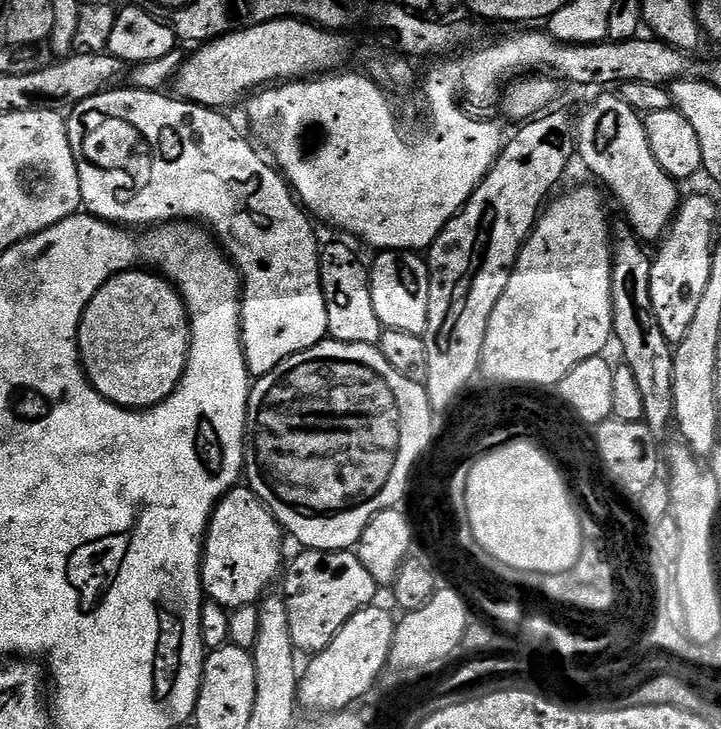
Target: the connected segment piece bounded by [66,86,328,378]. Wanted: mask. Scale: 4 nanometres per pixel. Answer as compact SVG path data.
M116 86L111 90L98 93L97 96L86 98L81 104L75 105L66 116L70 146L78 166L80 202L83 211L87 215L97 216L99 220L104 220L107 224L117 226L136 226L132 224L159 226L177 220L195 220L207 225L211 235L218 241L219 247L223 249L228 259L232 261L236 271L240 274L240 283L242 285L240 340L244 344L244 361L248 367L249 377L259 378L270 374L270 370L274 370L274 366L278 366L286 358L290 358L302 350L310 350L310 346L321 344L328 336L326 298L322 294L322 282L320 281L320 250L322 244L321 241L316 241L316 232L312 229L313 221L310 219L309 213L302 207L299 199L294 195L288 181L267 159L264 161L256 153L257 145L251 139L248 141L224 117L227 115L223 111L215 108L203 108L200 104L193 104L192 101L183 98L171 100L170 97L164 96L168 94L165 94L163 91L144 92L141 88L120 87Z

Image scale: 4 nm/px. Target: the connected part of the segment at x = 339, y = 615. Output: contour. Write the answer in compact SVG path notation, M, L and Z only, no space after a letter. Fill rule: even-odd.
M317 548L300 550L300 553L287 565L283 577L284 605L286 619L290 622L290 638L297 653L315 654L326 650L330 642L358 614L360 608L367 608L378 592L374 578L366 571L366 566L356 557L355 551L323 552Z

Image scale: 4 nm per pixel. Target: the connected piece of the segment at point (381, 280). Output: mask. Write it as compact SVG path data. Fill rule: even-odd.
M381 251L376 261L370 264L370 279L372 281L372 297L374 298L374 314L378 314L384 328L406 330L406 334L423 336L426 322L430 314L430 278L428 265L423 255L416 252Z

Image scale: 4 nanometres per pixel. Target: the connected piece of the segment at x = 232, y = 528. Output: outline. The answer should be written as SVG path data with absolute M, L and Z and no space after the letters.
M237 486L230 489L221 500L217 500L204 538L200 579L207 599L229 610L256 604L271 589L268 587L275 582L276 575L277 580L281 575L285 563L284 540L284 529L251 488Z

